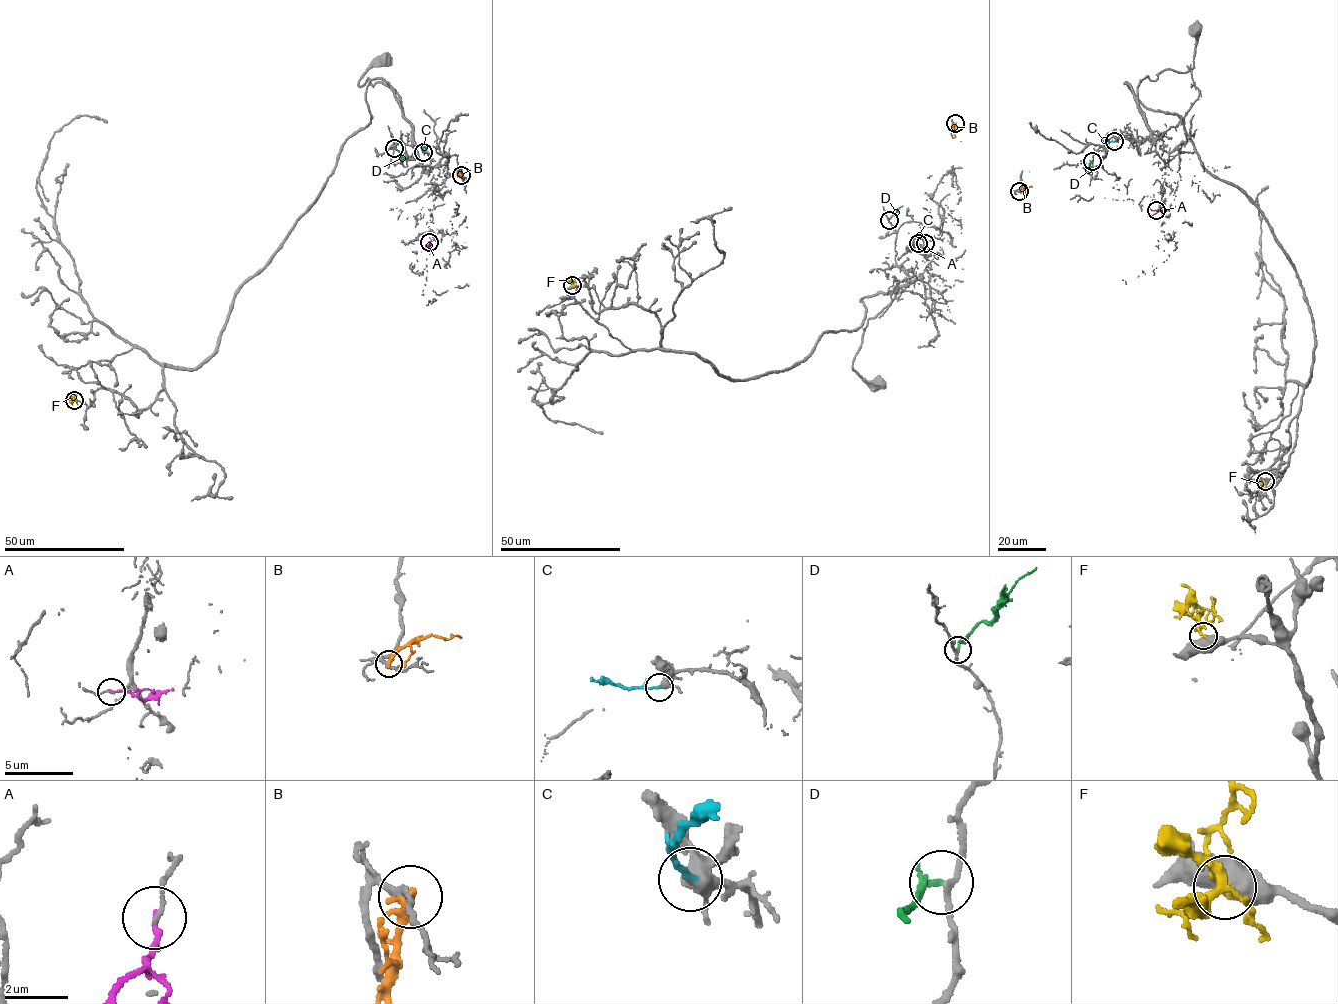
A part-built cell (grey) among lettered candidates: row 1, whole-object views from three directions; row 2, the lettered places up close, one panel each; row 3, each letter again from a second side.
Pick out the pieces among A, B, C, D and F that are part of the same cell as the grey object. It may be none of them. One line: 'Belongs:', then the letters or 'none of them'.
Belongs: C

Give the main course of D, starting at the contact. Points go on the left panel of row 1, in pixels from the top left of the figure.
D: (394, 148), (401, 157), (408, 155)

